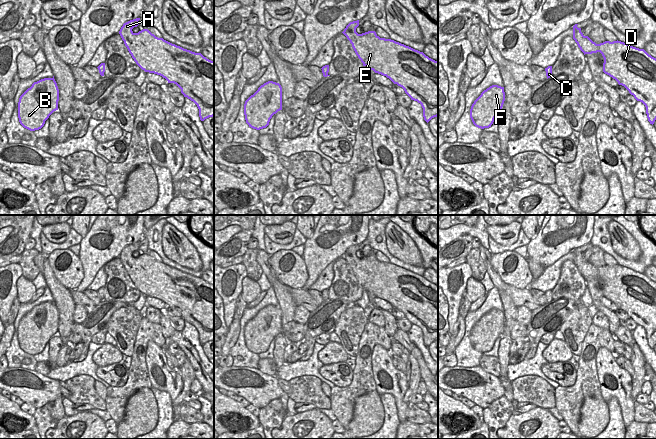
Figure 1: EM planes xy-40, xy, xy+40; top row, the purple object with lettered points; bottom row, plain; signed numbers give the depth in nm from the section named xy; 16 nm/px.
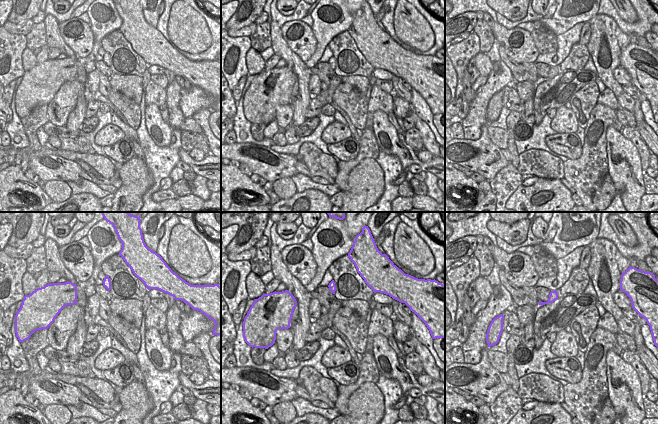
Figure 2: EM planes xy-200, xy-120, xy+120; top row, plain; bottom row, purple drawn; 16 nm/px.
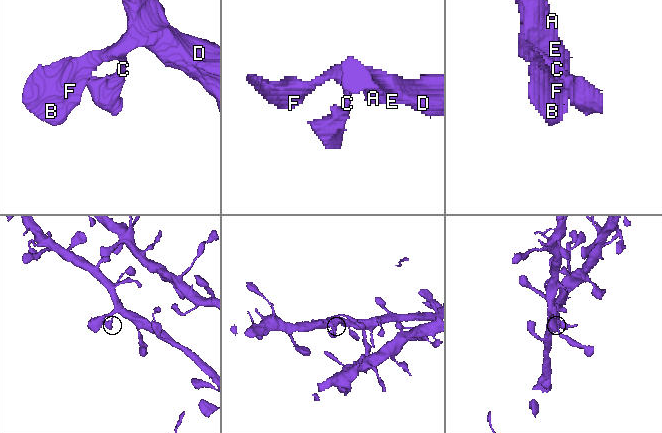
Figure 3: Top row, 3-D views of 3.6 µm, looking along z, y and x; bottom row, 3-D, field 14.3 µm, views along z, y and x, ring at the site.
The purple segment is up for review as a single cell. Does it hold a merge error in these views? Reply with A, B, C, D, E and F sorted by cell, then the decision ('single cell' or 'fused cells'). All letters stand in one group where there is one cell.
A B C D E F; single cell

